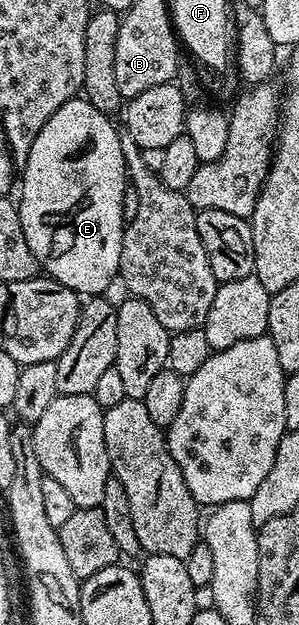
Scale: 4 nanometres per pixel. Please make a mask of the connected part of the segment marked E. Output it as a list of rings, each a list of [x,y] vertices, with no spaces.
[[[77,97],[66,101],[66,105],[62,105],[54,113],[54,117],[50,117],[50,121],[46,121],[46,125],[42,125],[42,133],[38,133],[38,137],[34,137],[34,145],[30,145],[30,157],[26,157],[26,165],[22,169],[24,180],[19,180],[18,191],[20,187],[20,199],[18,198],[18,206],[20,209],[20,220],[22,221],[22,233],[26,233],[26,241],[30,245],[30,253],[34,253],[34,257],[40,263],[40,270],[49,279],[57,279],[62,285],[66,285],[71,291],[76,292],[81,297],[100,297],[105,294],[104,291],[112,283],[112,278],[117,278],[120,270],[119,258],[122,257],[122,241],[124,228],[126,226],[122,217],[122,193],[126,186],[125,165],[123,161],[122,148],[119,144],[119,133],[117,124],[112,124],[113,120],[107,115],[103,115],[98,109],[94,109],[94,105],[90,105],[88,100],[83,97]]]

